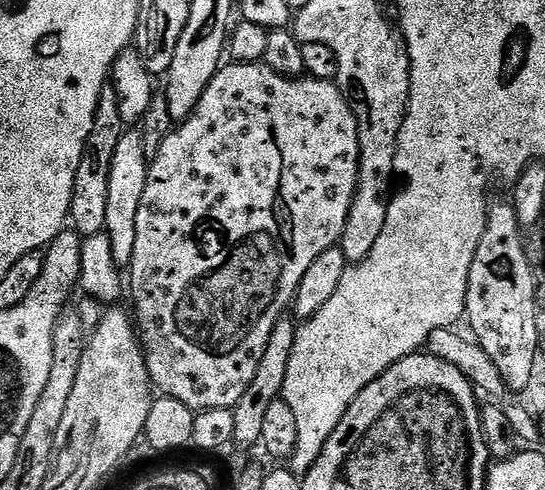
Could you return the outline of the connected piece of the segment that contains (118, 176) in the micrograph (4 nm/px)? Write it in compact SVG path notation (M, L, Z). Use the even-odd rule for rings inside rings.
M136 130L125 131L122 142L114 150L114 162L110 162L110 190L106 194L106 226L104 231L110 238L114 249L114 262L118 266L131 265L134 258L134 242L138 235L138 206L142 193L146 191L149 161L141 133Z

